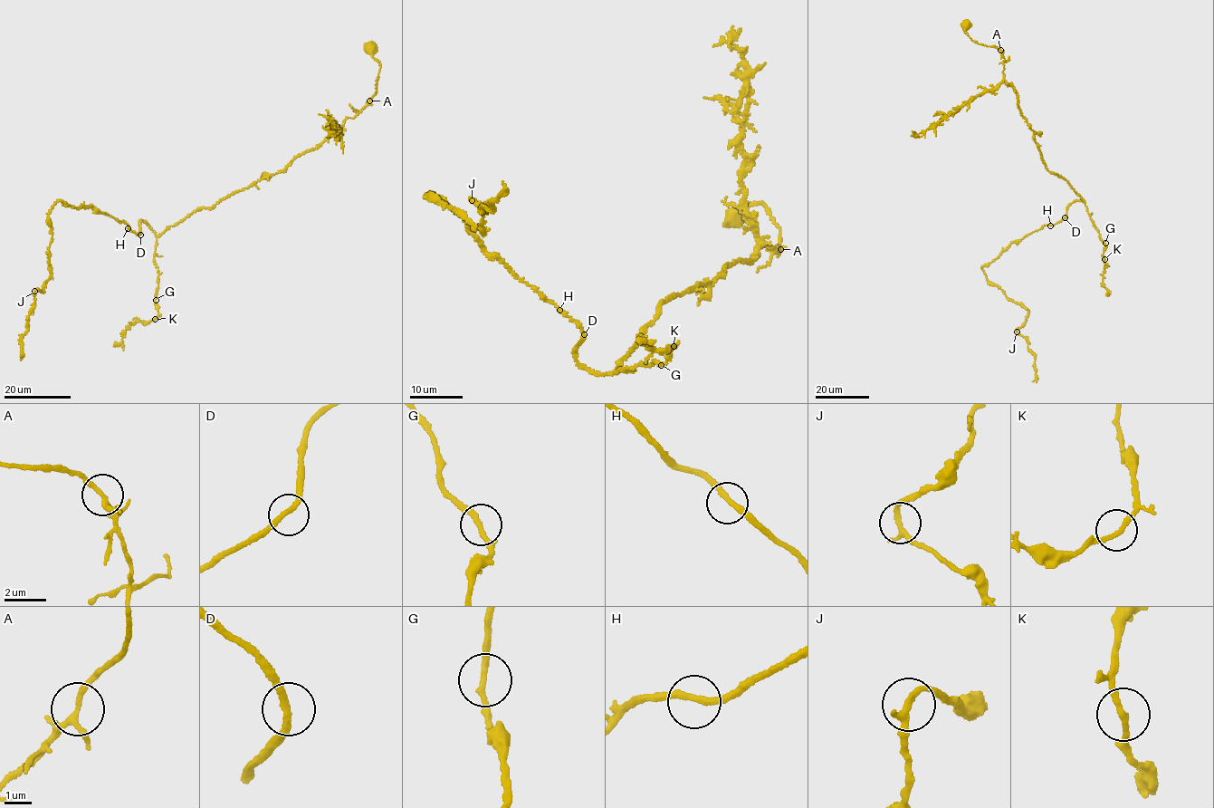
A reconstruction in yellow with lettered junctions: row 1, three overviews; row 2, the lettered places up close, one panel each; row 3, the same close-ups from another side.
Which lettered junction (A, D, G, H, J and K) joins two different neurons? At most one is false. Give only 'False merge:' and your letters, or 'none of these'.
False merge: none of these

